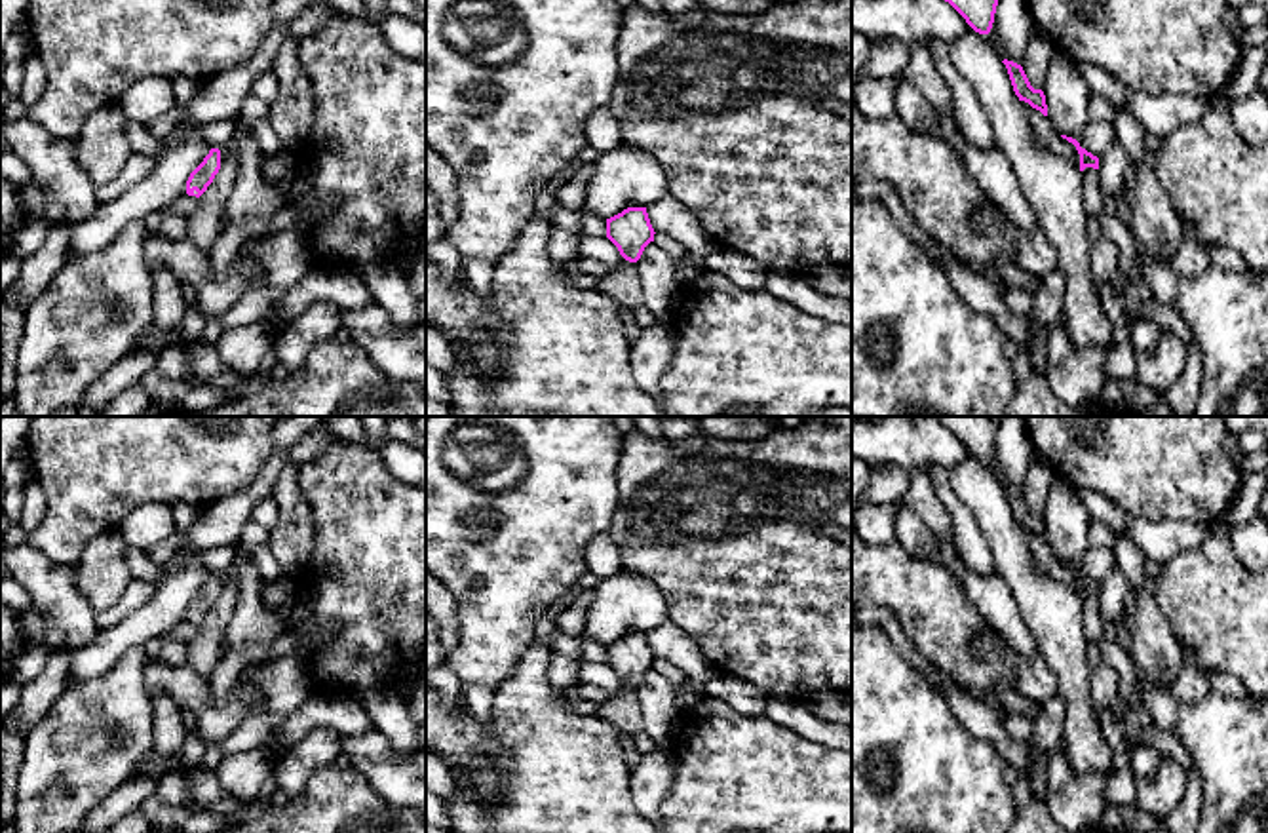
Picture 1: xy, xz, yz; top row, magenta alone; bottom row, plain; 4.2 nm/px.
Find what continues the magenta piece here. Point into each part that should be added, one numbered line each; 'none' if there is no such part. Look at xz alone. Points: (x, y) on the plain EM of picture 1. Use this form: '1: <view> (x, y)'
1: xz (622, 710)

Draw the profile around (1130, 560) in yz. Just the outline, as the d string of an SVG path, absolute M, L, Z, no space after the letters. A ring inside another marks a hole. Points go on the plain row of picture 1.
M1116 534L1114 544L1112 544L1112 553L1116 559L1116 567L1129 580L1133 593L1137 593L1144 584L1146 557L1139 550L1139 546L1124 534Z

